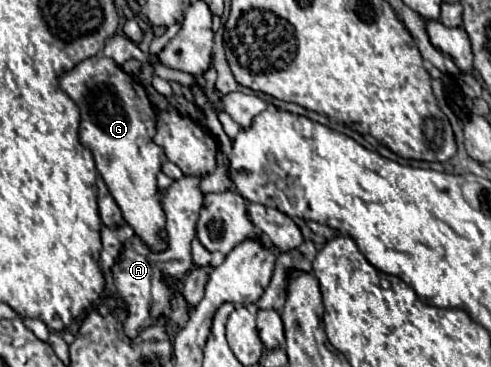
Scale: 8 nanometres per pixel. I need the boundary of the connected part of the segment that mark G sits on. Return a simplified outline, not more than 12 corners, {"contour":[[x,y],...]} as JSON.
{"contour":[[94,56],[60,78],[126,224],[168,248],[142,84]]}

